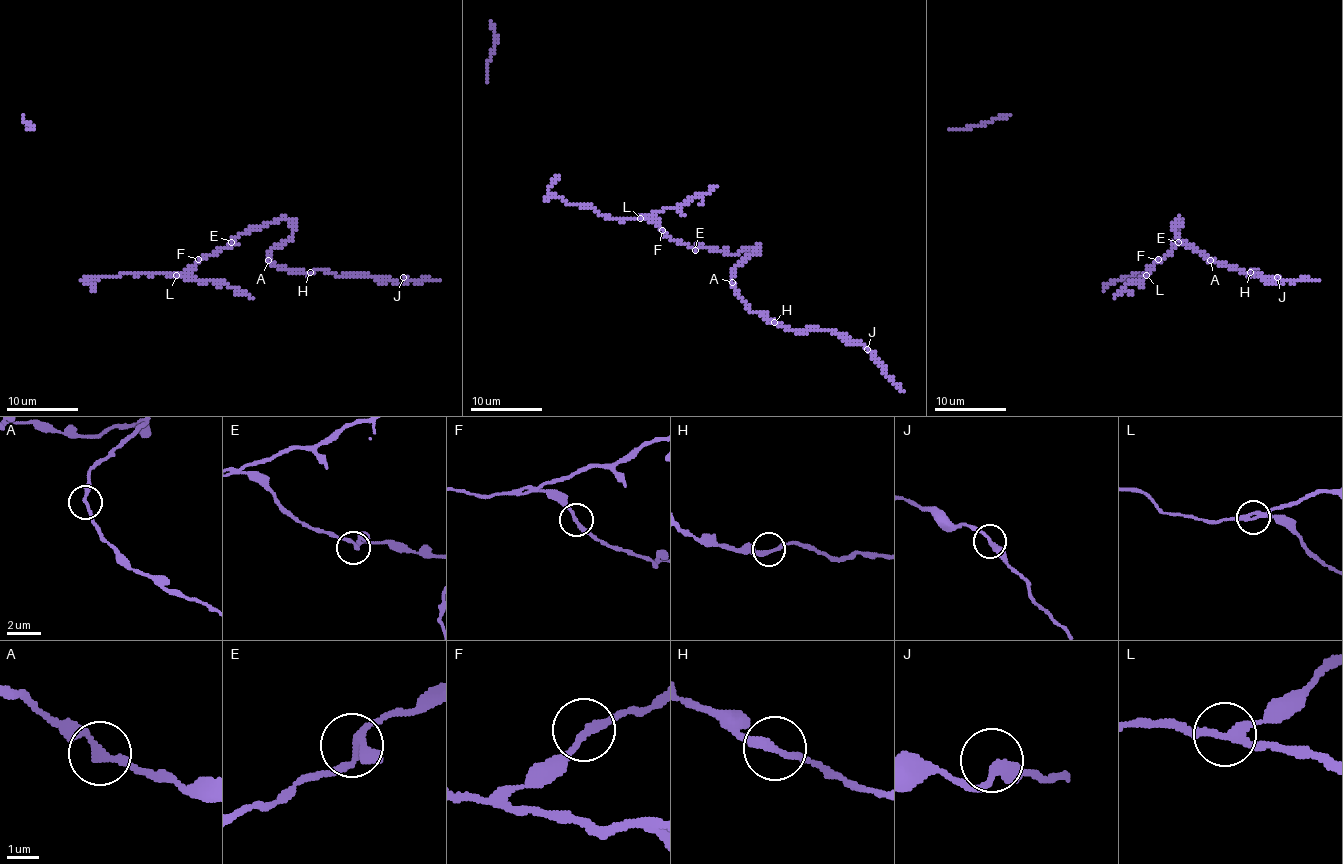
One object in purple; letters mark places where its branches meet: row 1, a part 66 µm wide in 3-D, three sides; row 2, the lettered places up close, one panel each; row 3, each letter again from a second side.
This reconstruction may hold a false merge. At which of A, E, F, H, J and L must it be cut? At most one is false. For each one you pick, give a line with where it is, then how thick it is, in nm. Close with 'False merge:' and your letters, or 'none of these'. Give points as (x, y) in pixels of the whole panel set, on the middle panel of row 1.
L: place (640, 218); calibre 240 nm
False merge: L

